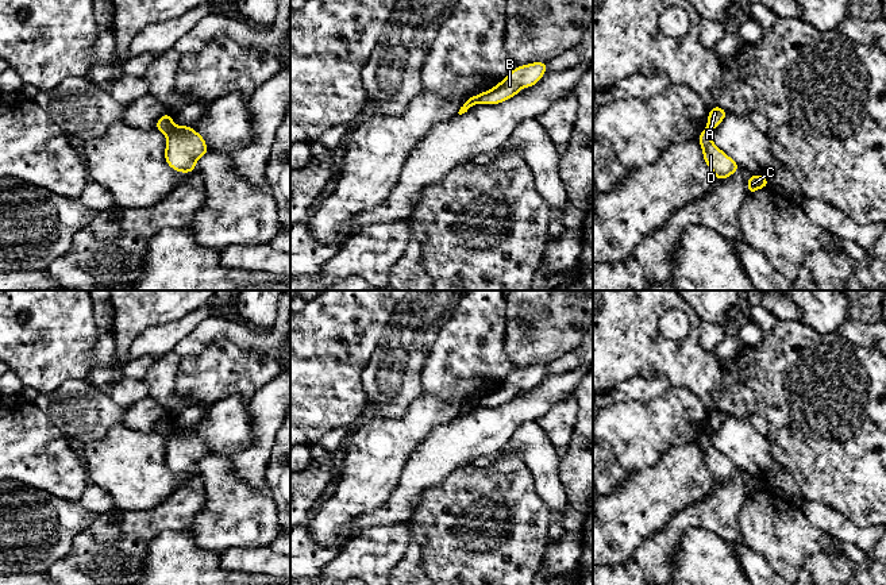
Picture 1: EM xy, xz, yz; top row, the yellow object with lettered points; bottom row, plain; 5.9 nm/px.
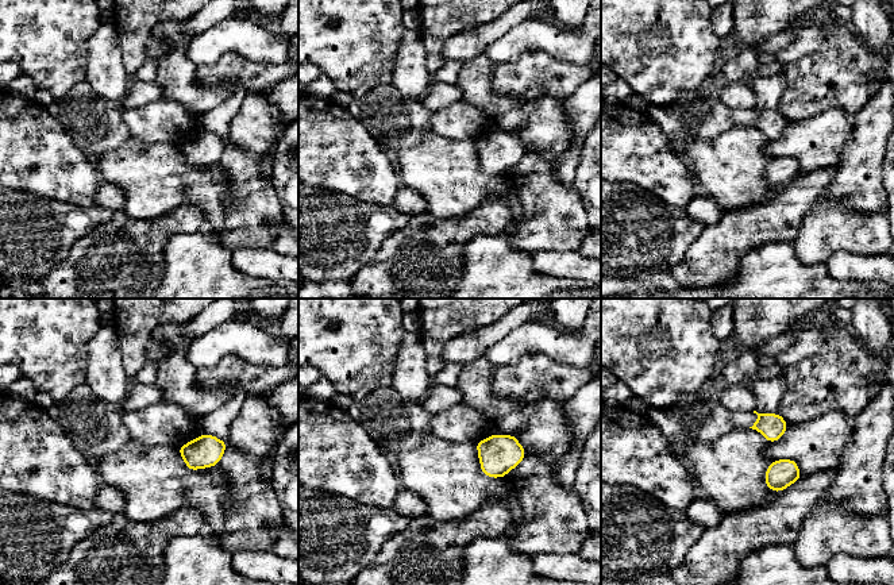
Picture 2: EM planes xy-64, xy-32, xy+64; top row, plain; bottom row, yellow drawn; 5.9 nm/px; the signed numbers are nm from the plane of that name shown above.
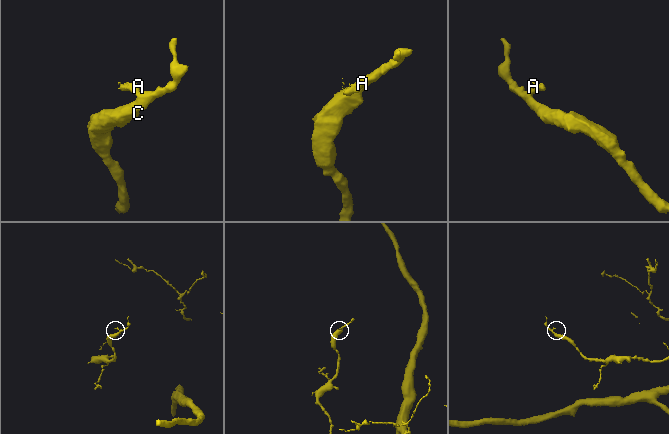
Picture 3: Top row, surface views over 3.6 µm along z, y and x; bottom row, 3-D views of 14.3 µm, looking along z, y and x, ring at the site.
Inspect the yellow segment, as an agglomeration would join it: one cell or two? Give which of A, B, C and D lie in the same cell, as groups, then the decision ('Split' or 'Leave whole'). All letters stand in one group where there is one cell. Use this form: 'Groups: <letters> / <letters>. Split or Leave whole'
Groups: A / B C D. Split

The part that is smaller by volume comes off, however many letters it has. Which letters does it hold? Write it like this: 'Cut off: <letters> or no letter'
Cut off: A

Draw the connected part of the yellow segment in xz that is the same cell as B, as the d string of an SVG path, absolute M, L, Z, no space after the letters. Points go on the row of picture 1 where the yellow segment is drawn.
M532 62L523 66L516 66L505 78L494 88L479 95L471 96L467 100L471 104L500 104L520 93L521 88L533 86L544 76L548 62Z

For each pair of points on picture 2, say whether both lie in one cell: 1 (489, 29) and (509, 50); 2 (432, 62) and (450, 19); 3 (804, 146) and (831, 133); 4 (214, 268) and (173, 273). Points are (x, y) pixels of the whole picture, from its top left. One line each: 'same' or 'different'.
1: different
2: same
3: same
4: same

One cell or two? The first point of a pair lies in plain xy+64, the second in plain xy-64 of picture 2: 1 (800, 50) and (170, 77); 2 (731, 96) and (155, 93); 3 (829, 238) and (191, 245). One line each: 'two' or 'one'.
1: two
2: one
3: two

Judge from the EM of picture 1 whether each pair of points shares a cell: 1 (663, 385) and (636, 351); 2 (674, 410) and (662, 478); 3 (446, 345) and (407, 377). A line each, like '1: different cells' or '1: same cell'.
1: different cells
2: different cells
3: different cells

